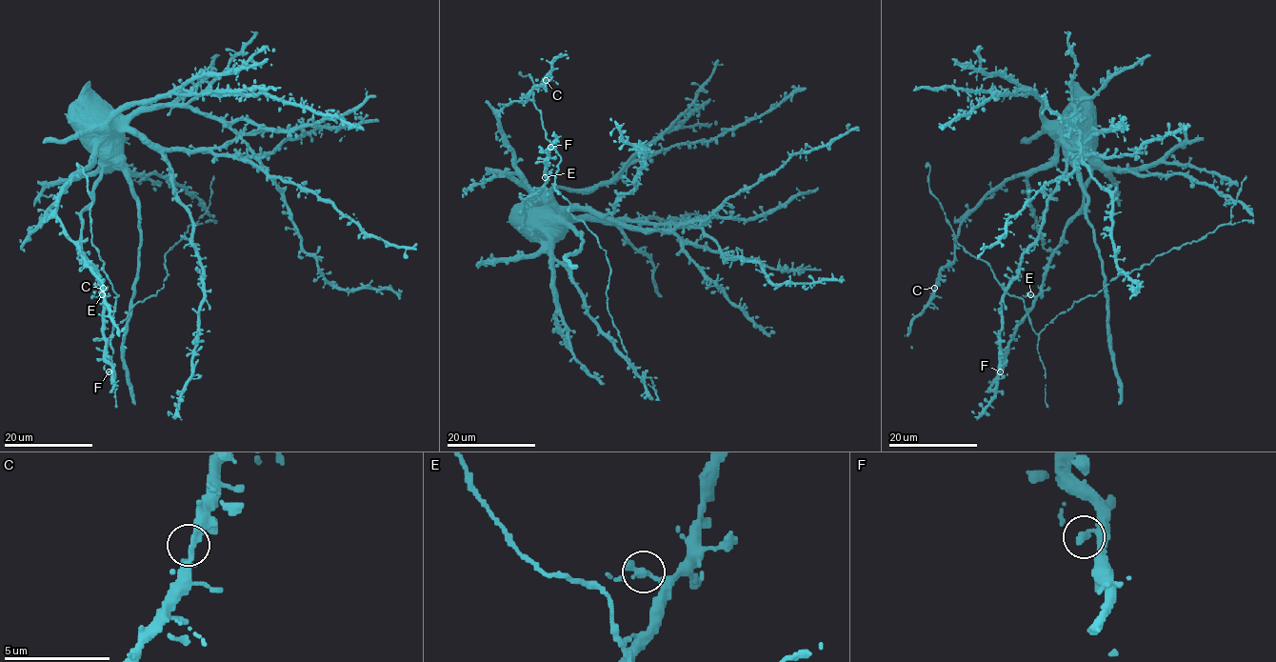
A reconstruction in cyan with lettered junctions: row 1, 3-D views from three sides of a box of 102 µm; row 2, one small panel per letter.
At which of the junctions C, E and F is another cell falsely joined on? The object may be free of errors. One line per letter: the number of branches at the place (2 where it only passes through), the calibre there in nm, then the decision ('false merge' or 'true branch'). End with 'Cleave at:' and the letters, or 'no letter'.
C: 2 branches meet; 320 nm thick; true branch
E: 2 branches meet; 320 nm thick; true branch
F: 2 branches meet; 280 nm thick; true branch
Cleave at: no letter

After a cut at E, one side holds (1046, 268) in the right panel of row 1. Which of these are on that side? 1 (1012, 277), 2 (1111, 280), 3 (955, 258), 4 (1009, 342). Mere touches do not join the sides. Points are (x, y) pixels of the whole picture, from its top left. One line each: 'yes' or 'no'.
1: yes
2: no
3: yes
4: yes

